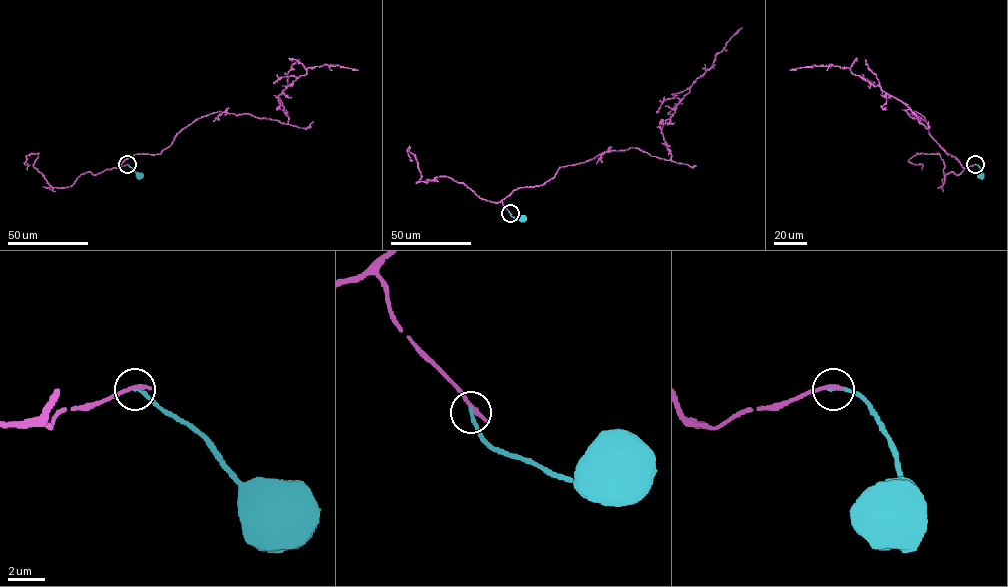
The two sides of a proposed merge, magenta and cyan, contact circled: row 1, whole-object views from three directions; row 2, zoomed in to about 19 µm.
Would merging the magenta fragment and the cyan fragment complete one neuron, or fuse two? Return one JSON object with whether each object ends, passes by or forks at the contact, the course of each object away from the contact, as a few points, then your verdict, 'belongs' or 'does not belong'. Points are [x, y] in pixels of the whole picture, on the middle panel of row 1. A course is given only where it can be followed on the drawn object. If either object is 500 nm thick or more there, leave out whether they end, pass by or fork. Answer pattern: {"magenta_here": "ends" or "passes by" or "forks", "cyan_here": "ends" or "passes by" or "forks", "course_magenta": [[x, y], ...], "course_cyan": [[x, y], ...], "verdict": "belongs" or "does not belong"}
{"magenta_here": "ends", "cyan_here": "ends", "course_magenta": [[510, 213], [503, 200], [519, 187], [542, 185], [560, 167], [633, 147], [669, 160], [663, 125], [742, 27]], "course_cyan": [[510, 213], [523, 219]], "verdict": "does not belong"}

